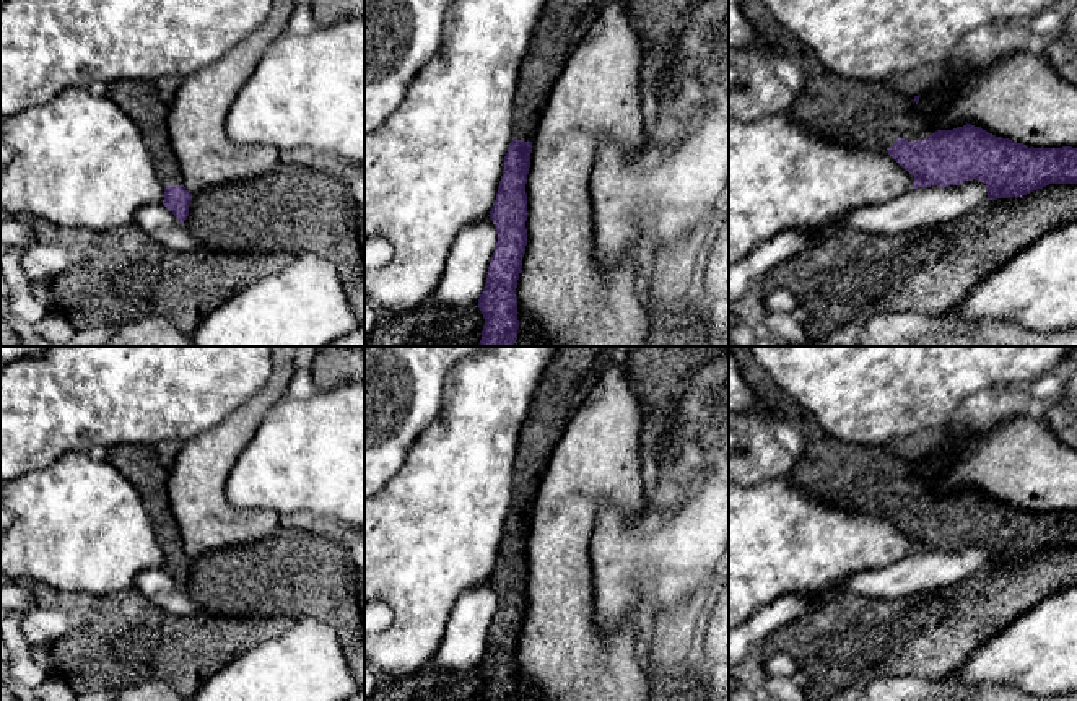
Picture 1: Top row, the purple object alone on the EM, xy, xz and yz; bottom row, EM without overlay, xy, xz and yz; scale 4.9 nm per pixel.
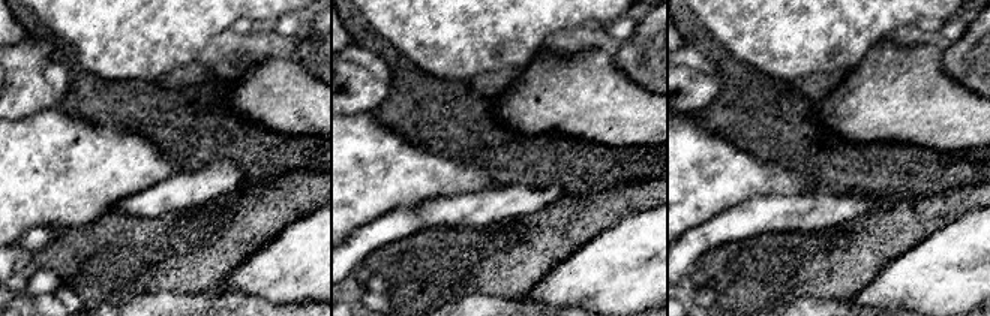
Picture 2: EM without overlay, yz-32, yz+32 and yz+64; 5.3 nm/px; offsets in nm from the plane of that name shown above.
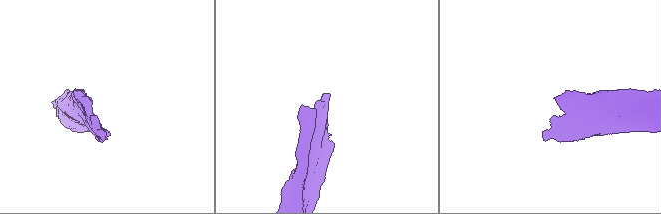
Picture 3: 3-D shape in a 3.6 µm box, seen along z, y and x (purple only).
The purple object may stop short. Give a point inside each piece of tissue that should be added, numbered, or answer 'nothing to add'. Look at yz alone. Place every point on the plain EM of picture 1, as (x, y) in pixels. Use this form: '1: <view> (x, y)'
1: yz (863, 477)

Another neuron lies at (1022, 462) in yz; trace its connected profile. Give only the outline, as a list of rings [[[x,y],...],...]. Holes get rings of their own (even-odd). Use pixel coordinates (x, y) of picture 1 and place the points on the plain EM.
[[[1025,415],[989,428],[986,434],[948,431],[944,447],[919,460],[918,473],[937,494],[971,488],[1028,512],[1077,512],[1077,451],[1066,446],[1043,421]]]

